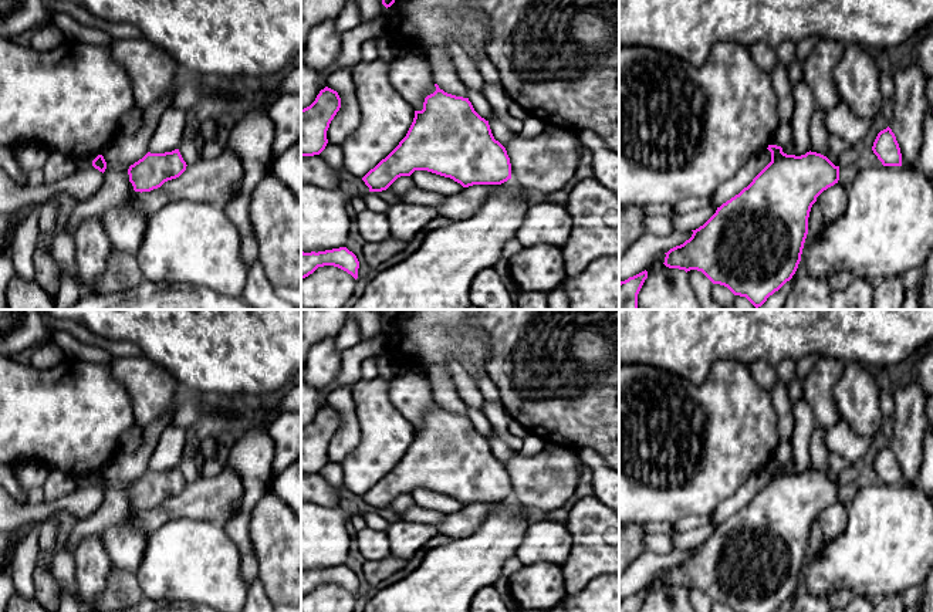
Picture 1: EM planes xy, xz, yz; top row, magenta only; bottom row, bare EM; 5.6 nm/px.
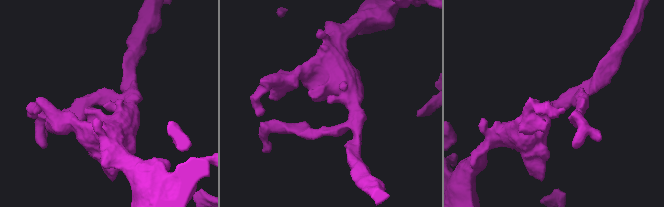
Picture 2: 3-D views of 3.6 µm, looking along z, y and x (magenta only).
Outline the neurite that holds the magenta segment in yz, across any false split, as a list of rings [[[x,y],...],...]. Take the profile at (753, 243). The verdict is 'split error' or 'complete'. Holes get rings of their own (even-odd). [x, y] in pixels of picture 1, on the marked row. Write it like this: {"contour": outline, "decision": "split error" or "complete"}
{"contour": [[[768,145],[771,162],[738,195],[717,207],[716,213],[683,244],[670,248],[665,257],[669,268],[702,271],[713,284],[727,287],[734,295],[746,297],[755,308],[778,291],[795,274],[808,234],[808,217],[817,197],[839,180],[839,166],[826,156],[807,152],[795,156],[782,152],[781,146]]], "decision": "complete"}

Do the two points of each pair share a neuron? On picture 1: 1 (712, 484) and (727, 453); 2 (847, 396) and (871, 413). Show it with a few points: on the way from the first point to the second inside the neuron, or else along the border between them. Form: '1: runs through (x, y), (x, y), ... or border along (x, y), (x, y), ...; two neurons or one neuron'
1: runs through (712, 477), (712, 469), (720, 460); one neuron
2: runs through (852, 399), (865, 412); one neuron

